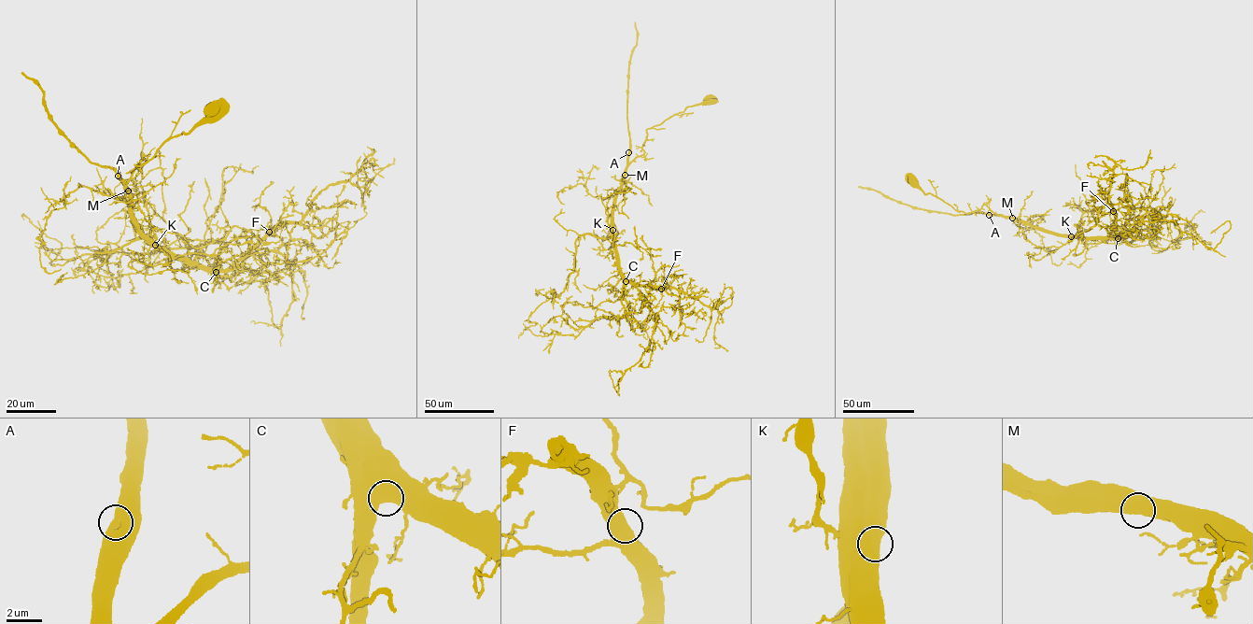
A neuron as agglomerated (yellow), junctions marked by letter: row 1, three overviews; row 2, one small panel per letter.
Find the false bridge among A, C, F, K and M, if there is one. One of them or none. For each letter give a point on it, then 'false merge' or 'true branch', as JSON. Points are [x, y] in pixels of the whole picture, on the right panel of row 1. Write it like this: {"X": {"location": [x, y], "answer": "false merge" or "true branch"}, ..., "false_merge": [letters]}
{"A": {"location": [989, 215], "answer": "true branch"}, "C": {"location": [1118, 238], "answer": "true branch"}, "F": {"location": [1113, 211], "answer": "true branch"}, "K": {"location": [1071, 236], "answer": "true branch"}, "M": {"location": [1012, 218], "answer": "true branch"}, "false_merge": []}

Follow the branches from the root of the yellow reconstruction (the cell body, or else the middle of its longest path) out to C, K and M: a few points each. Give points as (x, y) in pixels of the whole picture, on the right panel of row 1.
C: (911, 179), (924, 193), (960, 212), (969, 213), (985, 205), (997, 215), (1020, 219), (1054, 234), (1118, 238)
K: (911, 179), (924, 193), (936, 196), (959, 211), (969, 213), (985, 205), (997, 215), (1020, 219), (1071, 236)
M: (911, 179), (924, 193), (941, 199), (957, 210), (969, 213), (985, 205), (997, 215), (1013, 218)

